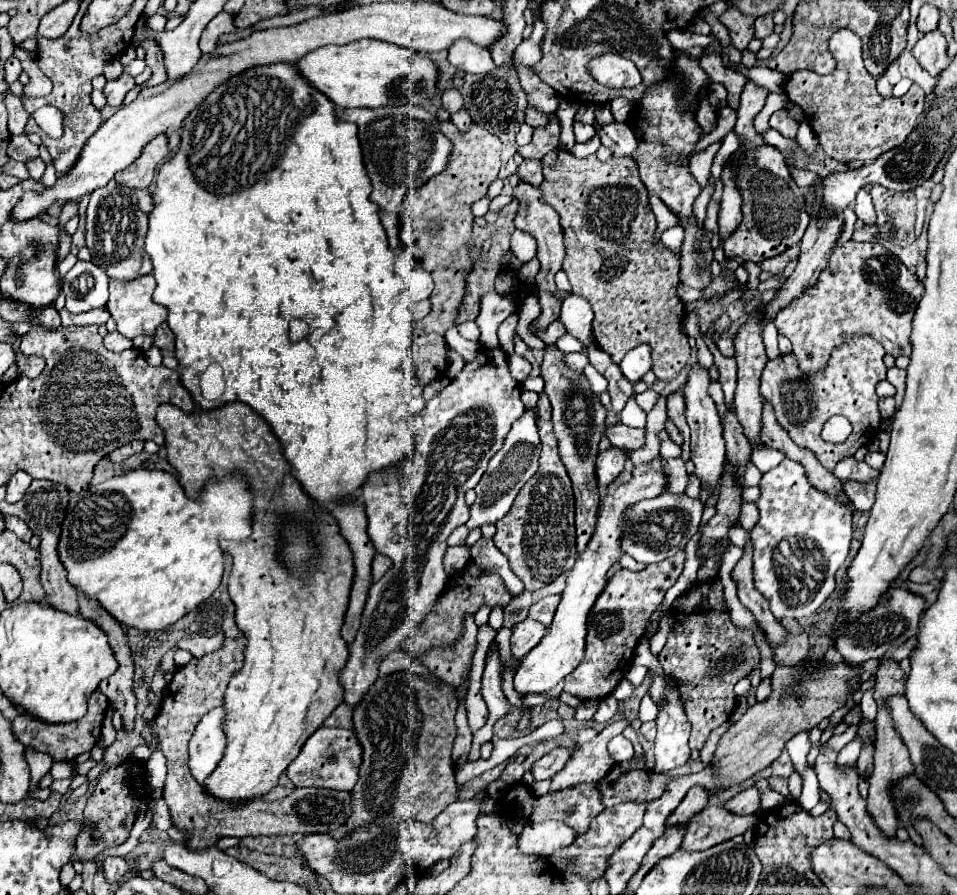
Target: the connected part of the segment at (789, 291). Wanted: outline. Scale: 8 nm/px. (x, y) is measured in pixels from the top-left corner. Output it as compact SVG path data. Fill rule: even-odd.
M816 216L815 221L817 227L820 228L820 236L818 236L816 244L810 250L800 254L796 270L774 292L774 296L768 302L764 302L764 306L762 306L764 322L772 322L774 316L780 310L784 310L784 306L790 306L796 298L800 298L800 294L808 286L814 286L816 278L820 276L820 272L828 266L828 258L830 258L830 254L834 250L834 244L838 240L838 234L840 234L840 228L842 228L842 220L840 218L826 220L826 218Z

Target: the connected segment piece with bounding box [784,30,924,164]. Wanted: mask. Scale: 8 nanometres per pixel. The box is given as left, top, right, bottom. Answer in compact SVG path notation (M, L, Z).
M836 30L828 42L828 50L836 60L832 74L820 76L812 70L796 70L788 74L784 92L790 102L798 104L824 152L838 160L860 160L864 164L880 154L900 146L914 130L916 118L924 110L924 92L912 84L902 98L882 98L876 92L876 80L862 66L862 42L850 30Z

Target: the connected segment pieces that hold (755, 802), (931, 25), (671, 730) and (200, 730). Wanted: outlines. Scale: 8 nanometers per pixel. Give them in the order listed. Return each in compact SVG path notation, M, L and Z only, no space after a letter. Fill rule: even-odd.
M748 788L744 792L740 792L738 796L734 796L726 808L734 814L740 814L740 816L750 816L750 814L756 814L760 810L760 790L758 788Z
M922 6L920 8L920 16L918 16L918 30L922 32L922 34L928 34L928 32L932 32L932 30L936 30L938 28L938 22L940 22L940 12L934 8L934 6Z
M670 680L666 702L660 706L656 718L658 736L654 740L654 768L652 772L670 772L676 766L682 766L690 760L690 722L684 714L682 698L676 684Z
M222 706L210 710L200 720L190 740L190 770L200 782L206 774L210 774L212 766L218 764L220 758L216 752L222 750L226 744L222 732L222 718L224 718ZM196 762L206 762L206 764L196 764Z

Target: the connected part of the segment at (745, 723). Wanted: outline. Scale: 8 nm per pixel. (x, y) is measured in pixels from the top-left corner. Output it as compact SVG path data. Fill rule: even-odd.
M846 662L842 664L826 664L820 672L810 674L808 678L804 678L802 682L802 698L786 698L784 702L780 700L782 696L782 688L794 682L792 676L794 670L790 670L790 666L778 666L774 670L772 676L772 696L766 702L758 702L756 706L748 708L742 718L732 724L726 734L720 738L716 754L710 762L716 778L718 778L718 786L722 790L732 788L734 784L740 784L744 780L748 780L750 776L754 776L756 772L764 770L766 766L770 766L786 748L786 742L798 734L798 732L810 732L812 728L816 728L824 718L830 718L838 708L842 708L848 700L850 694L854 694L860 688L860 676L862 676L862 668L854 668Z

